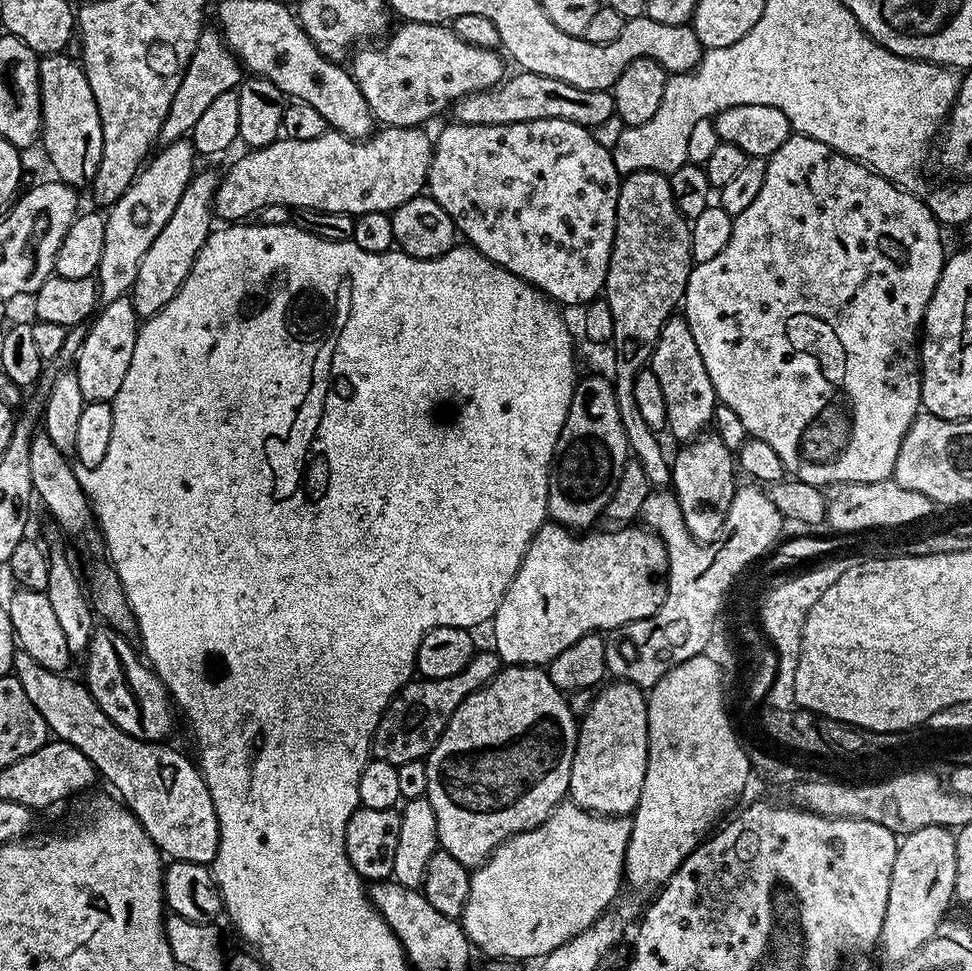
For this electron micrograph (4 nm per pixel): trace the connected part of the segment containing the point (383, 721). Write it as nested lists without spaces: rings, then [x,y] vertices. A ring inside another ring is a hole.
[[[478,650],[470,662],[466,662],[464,669],[458,674],[450,674],[450,678],[409,680],[382,714],[372,739],[372,756],[394,765],[425,759],[428,751],[438,742],[446,722],[450,722],[454,710],[458,710],[458,706],[462,706],[470,694],[486,687],[498,675],[501,667],[502,661],[495,651]]]

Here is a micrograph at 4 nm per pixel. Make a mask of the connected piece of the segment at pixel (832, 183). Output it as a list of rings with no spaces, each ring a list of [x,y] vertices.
[[[793,134],[788,137],[786,142],[782,142],[782,146],[778,146],[778,150],[774,150],[772,156],[767,157],[767,162],[766,178],[762,181],[762,190],[758,193],[758,198],[754,198],[754,202],[750,202],[747,210],[742,210],[742,214],[734,217],[730,242],[726,242],[726,247],[722,249],[722,254],[717,254],[714,258],[710,258],[710,262],[702,262],[693,267],[690,278],[686,282],[686,290],[684,291],[682,317],[688,323],[690,332],[694,336],[695,345],[698,346],[698,352],[705,362],[706,371],[713,382],[717,401],[730,406],[730,410],[734,410],[734,414],[738,414],[738,418],[742,418],[742,426],[746,426],[749,436],[762,438],[762,442],[768,443],[778,453],[778,458],[782,458],[782,466],[789,477],[801,480],[802,482],[810,482],[817,486],[882,482],[889,479],[895,473],[896,459],[898,458],[898,450],[902,446],[902,438],[906,438],[906,430],[910,430],[910,426],[916,421],[917,415],[922,408],[920,402],[920,369],[922,365],[918,351],[918,337],[922,332],[928,303],[938,286],[938,278],[944,269],[946,251],[944,252],[944,244],[940,241],[942,225],[936,219],[936,215],[928,208],[927,203],[921,197],[919,200],[912,193],[912,190],[892,183],[892,181],[884,176],[880,176],[877,172],[872,171],[867,164],[862,164],[858,160],[853,160],[851,156],[844,156],[838,150],[826,146],[826,142],[818,142],[809,136]]]

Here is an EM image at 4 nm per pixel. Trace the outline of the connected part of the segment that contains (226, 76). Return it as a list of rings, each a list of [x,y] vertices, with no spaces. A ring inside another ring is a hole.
[[[216,30],[201,32],[182,82],[178,82],[178,90],[174,90],[174,102],[170,102],[170,110],[166,110],[159,143],[168,145],[175,140],[185,139],[191,133],[194,122],[198,122],[198,118],[202,118],[202,113],[210,107],[210,102],[214,102],[218,94],[233,91],[241,79],[242,65],[232,49],[225,44],[223,35]]]

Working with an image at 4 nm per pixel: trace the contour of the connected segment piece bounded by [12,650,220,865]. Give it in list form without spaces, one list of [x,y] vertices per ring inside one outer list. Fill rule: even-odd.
[[[16,651],[12,672],[18,678],[18,682],[22,682],[22,690],[26,690],[26,698],[30,698],[30,702],[34,702],[35,708],[38,709],[38,714],[42,714],[42,718],[46,718],[49,733],[55,739],[70,742],[70,746],[82,750],[82,754],[86,754],[86,758],[90,758],[97,773],[103,779],[105,776],[116,787],[117,794],[115,793],[115,795],[119,797],[125,808],[136,815],[148,837],[156,843],[157,848],[165,857],[172,860],[211,865],[212,859],[216,857],[220,831],[216,825],[216,811],[214,802],[210,798],[210,790],[206,786],[199,767],[193,761],[191,764],[178,749],[167,748],[169,746],[167,743],[139,740],[118,730],[118,726],[114,726],[114,722],[110,722],[110,718],[102,710],[102,706],[98,706],[98,702],[94,702],[87,684],[79,679],[71,680],[71,675],[51,672],[46,670],[46,666],[38,666],[38,662],[34,662],[34,658],[30,658],[30,654]]]

